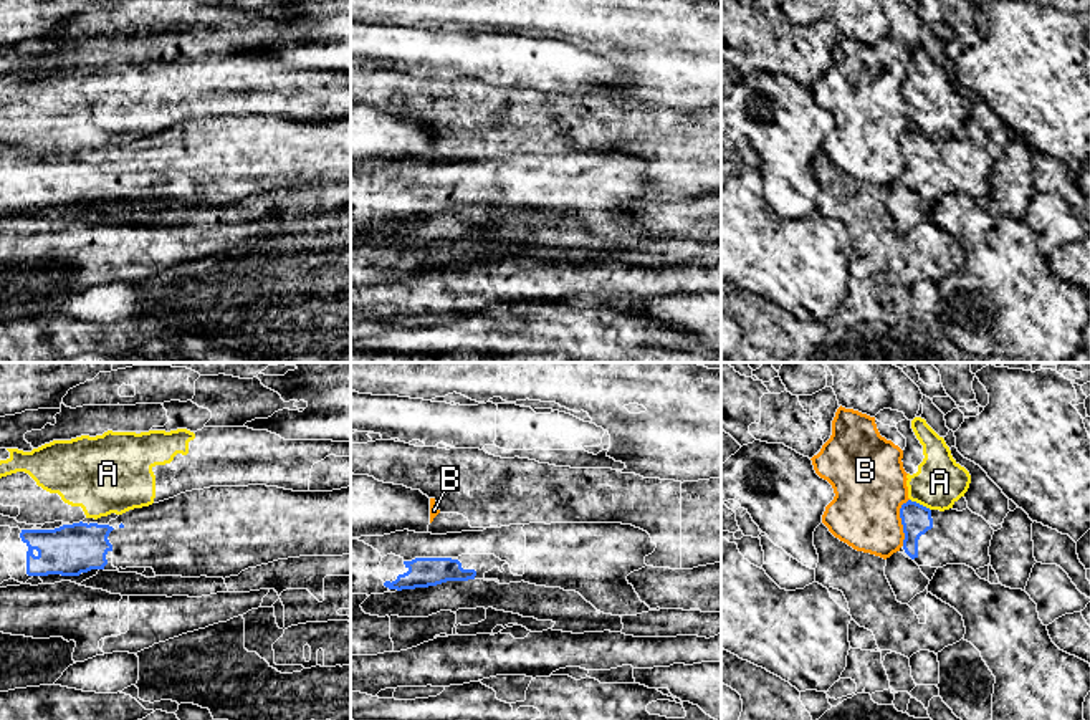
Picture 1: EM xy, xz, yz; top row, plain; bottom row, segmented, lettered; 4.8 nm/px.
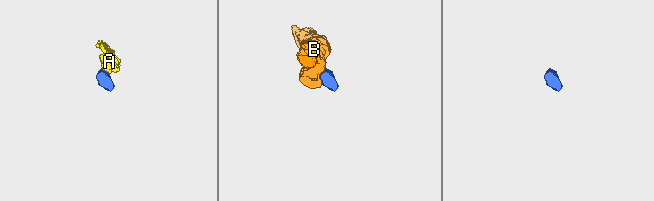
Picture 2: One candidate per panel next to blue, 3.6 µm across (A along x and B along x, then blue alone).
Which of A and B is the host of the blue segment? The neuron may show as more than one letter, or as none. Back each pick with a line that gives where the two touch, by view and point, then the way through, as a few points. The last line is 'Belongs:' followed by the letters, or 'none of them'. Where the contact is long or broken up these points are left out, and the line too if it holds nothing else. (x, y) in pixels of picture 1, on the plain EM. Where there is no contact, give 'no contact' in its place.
Belongs: none of them

